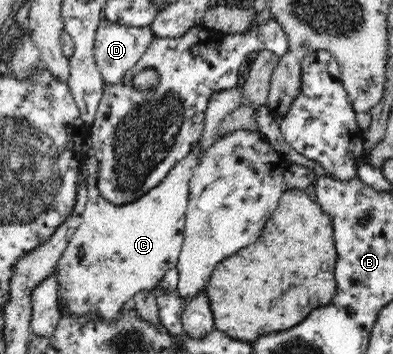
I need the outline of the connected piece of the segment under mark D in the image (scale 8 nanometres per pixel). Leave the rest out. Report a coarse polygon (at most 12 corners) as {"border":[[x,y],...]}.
{"border":[[103,19],[95,54],[105,85],[121,82],[150,47],[152,27]]}

